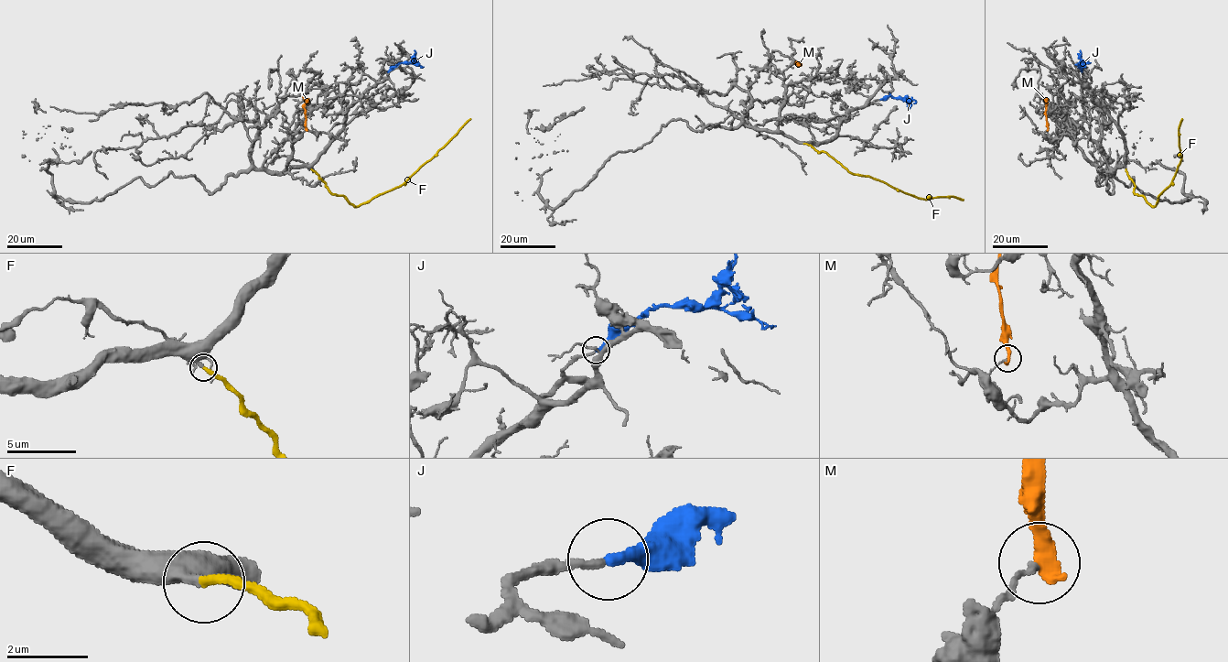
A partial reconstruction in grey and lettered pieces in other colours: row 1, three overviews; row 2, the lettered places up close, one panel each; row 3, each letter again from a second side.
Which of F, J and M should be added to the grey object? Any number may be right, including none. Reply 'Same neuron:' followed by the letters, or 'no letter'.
Same neuron: F, J

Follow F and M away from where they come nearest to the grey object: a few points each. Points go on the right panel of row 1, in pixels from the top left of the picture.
F: (1125, 169), (1134, 184), (1134, 192), (1154, 206), (1157, 197), (1170, 185), (1179, 163), (1179, 126), (1182, 119)
M: (1048, 129), (1043, 96)

